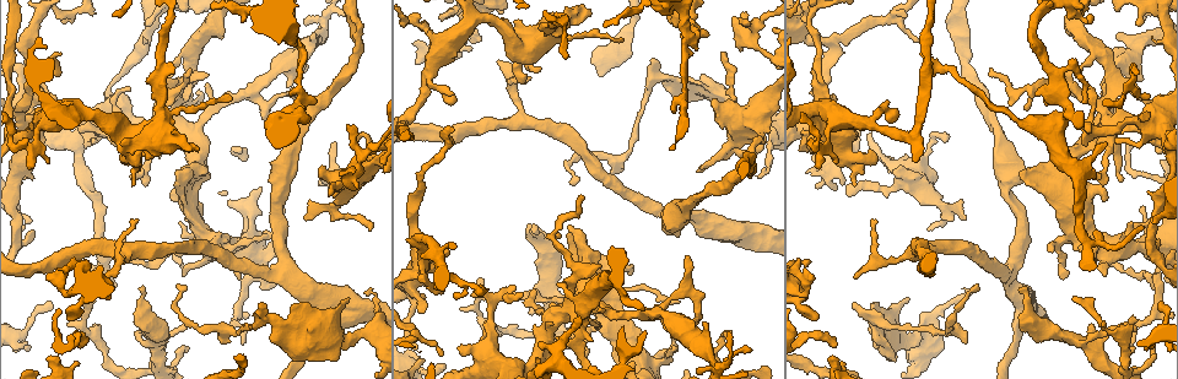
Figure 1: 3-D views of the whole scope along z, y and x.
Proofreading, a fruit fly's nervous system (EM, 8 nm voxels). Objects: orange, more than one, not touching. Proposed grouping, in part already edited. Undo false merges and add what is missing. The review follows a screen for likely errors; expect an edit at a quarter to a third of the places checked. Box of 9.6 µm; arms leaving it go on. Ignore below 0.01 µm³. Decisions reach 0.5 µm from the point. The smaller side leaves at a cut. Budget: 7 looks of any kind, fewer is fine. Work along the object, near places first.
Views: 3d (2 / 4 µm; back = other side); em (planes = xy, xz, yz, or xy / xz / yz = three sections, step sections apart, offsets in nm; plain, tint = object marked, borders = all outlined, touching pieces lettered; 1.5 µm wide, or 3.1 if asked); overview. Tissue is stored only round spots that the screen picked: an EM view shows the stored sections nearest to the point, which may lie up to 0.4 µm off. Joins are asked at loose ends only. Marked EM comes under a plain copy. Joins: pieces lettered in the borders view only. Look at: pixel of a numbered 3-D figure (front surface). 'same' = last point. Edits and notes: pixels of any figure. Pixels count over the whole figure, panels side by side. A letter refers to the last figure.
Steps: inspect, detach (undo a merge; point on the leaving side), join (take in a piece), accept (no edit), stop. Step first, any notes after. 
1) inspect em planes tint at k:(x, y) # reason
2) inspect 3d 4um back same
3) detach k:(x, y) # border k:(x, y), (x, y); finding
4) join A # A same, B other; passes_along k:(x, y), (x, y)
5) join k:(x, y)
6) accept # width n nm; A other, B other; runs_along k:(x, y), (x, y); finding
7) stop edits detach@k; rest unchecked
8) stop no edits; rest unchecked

inspect em planes tint at 1:(964, 341) # thin end

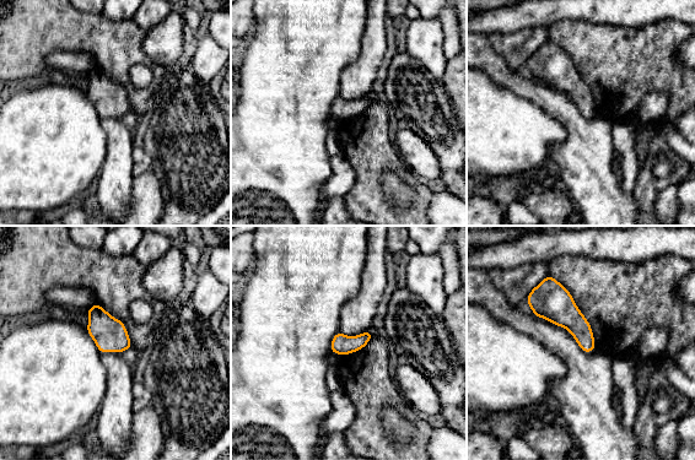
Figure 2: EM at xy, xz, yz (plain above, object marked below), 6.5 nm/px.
inspect em planes borders same # see the neighbours

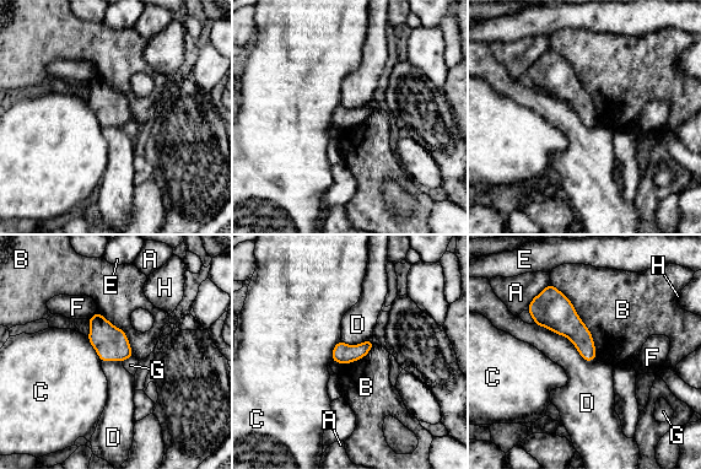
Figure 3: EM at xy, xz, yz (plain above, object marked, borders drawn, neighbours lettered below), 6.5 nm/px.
accept # A other, B other, C other, D other, E other, F other, G other, H other; none of them fits

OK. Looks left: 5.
inspect 3d 2um at 1:(444, 366) # an open end

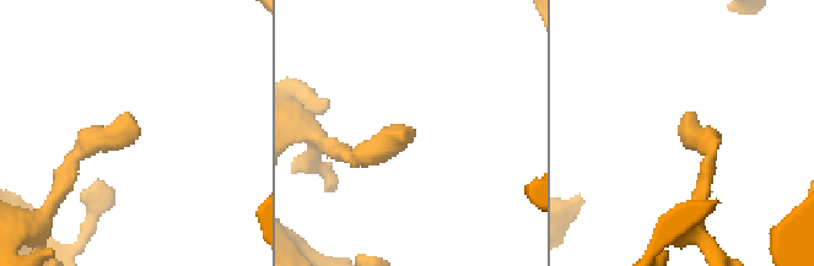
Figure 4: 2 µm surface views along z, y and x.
inspect em planes borders at 4:(403, 129)

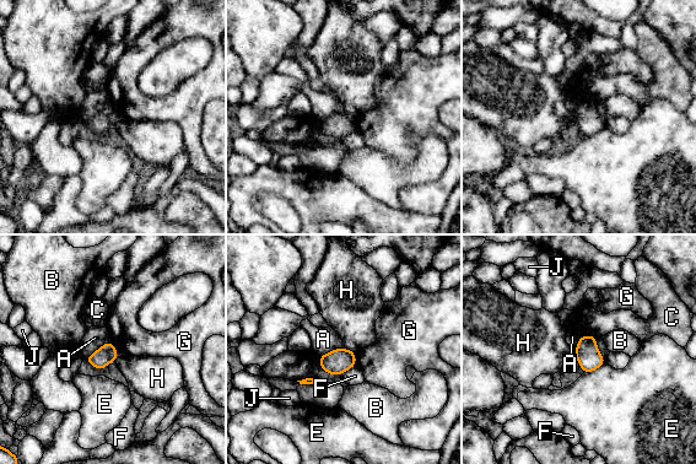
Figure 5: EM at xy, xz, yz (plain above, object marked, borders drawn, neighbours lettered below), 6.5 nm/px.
accept # A other, B other, C other, E other, F other, G other, H other, J other; border 5:(343, 346), (354, 352); none of them fits

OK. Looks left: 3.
inspect em yz step 8 tint at 1:(1159, 238) # free end

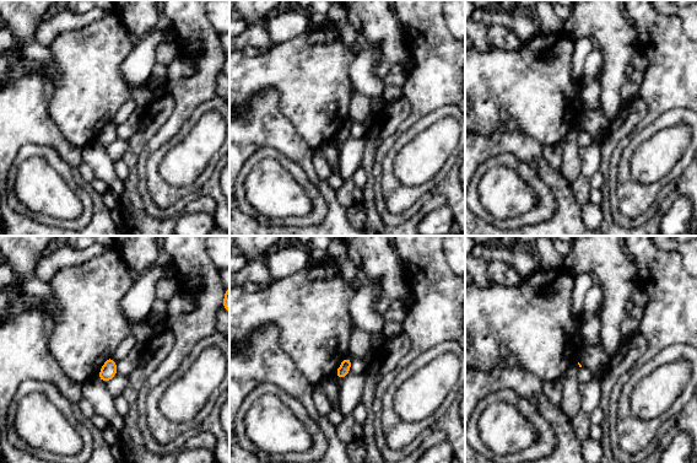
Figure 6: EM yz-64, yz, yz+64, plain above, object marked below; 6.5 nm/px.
inspect em planes borders same

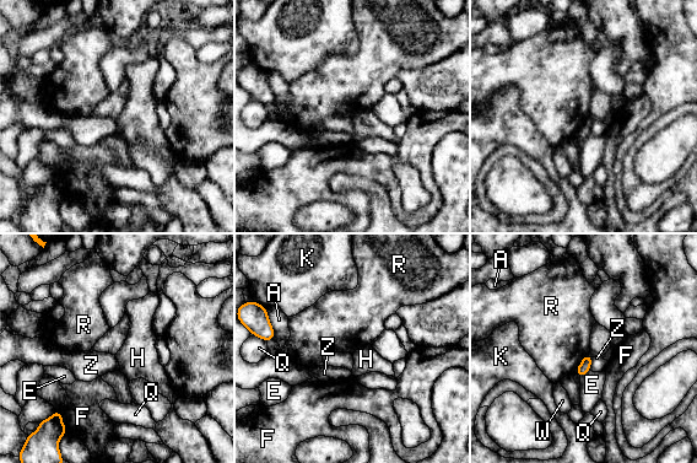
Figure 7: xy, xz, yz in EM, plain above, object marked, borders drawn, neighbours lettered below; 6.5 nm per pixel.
accept # A other, E other, F other, H other, K other, Q other, R other, W other, Z other; none of them fits

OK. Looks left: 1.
stop no edits; rest unchecked

